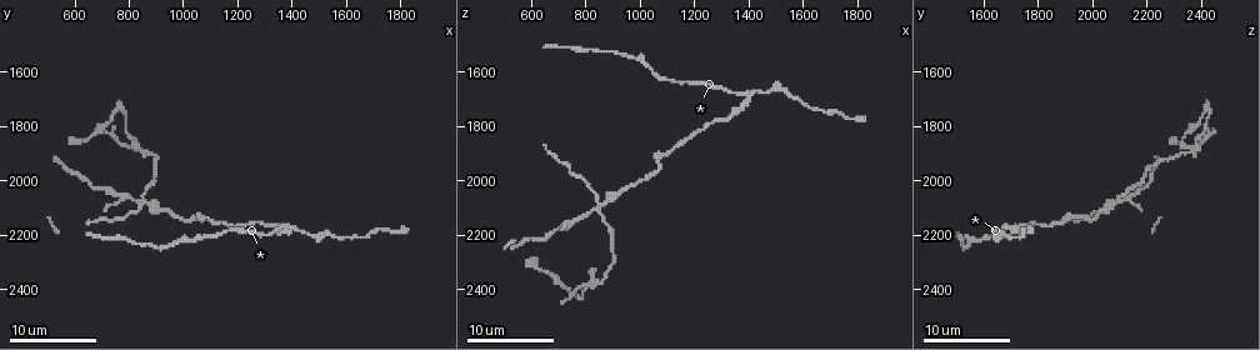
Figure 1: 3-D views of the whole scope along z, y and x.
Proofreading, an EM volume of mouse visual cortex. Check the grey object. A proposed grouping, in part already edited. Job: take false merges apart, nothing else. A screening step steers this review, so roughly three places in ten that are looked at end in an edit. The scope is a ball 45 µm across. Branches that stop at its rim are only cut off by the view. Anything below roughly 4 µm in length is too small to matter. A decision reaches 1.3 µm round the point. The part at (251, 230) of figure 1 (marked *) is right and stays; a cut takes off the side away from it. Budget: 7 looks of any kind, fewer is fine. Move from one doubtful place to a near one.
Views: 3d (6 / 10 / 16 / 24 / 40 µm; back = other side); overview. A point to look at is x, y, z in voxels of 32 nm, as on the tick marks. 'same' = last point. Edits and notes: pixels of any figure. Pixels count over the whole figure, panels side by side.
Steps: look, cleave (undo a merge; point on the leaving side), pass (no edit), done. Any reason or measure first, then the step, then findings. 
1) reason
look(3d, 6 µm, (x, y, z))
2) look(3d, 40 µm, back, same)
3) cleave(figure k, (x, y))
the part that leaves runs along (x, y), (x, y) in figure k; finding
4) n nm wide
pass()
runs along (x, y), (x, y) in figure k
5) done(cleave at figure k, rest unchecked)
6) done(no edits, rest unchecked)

three arms meet
look(3d, 10 µm, (1400, 2180, 1700))

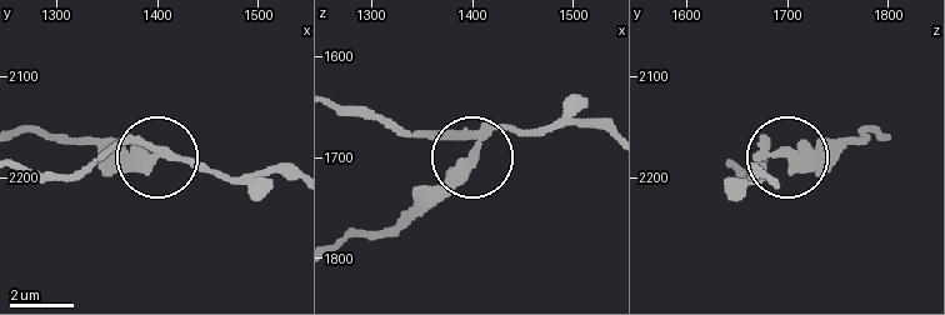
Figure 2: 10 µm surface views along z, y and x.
270 nm wide
cleave(figure 2, (450, 175))
the part that leaves runs along (476, 135), (468, 158), (395, 221), (339, 240) in figure 2; two neurons meet here

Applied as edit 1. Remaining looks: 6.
calibre changes
look(3d, 6 µm, (970, 2230, 1540))

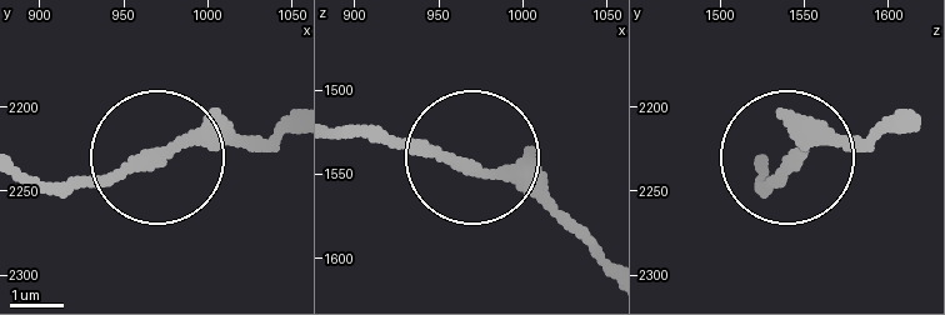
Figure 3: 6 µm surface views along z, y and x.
pass()
runs along (281, 125), (200, 134), (30, 188) in figure 3; all the same neuron

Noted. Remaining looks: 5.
calibre changes
look(3d, 10 µm, (1660, 2200, 1730))

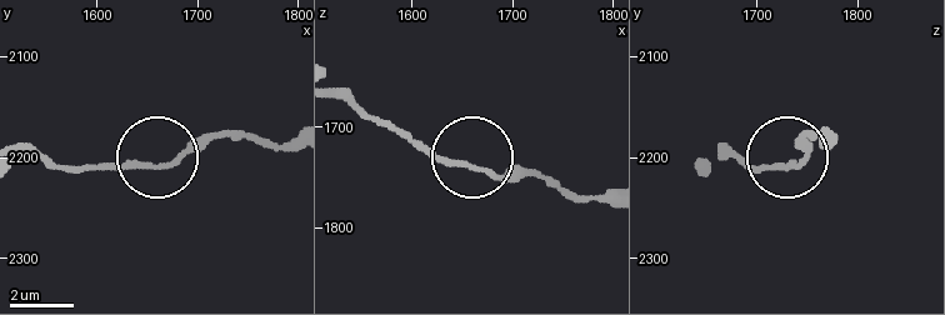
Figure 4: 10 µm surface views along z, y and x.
look(3d, 10 µm, back, (1660, 2208, 1736))

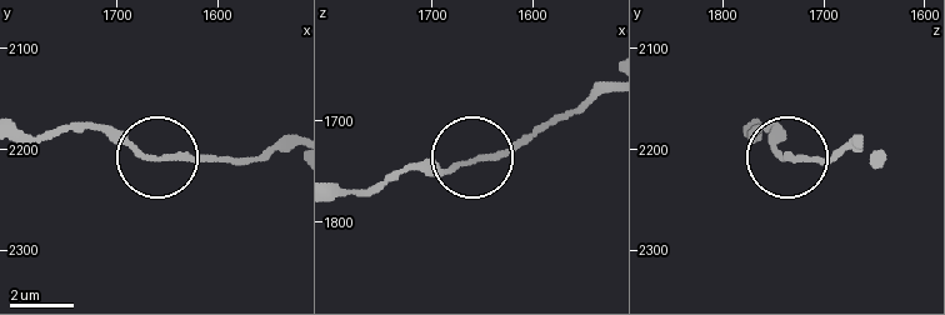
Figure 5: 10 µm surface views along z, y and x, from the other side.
160 nm wide
pass()
runs along (609, 89), (504, 150), (440, 169), (403, 169) in figure 5; all the same neuron

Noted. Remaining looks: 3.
done(cleave at figure 2, rest unchecked)

